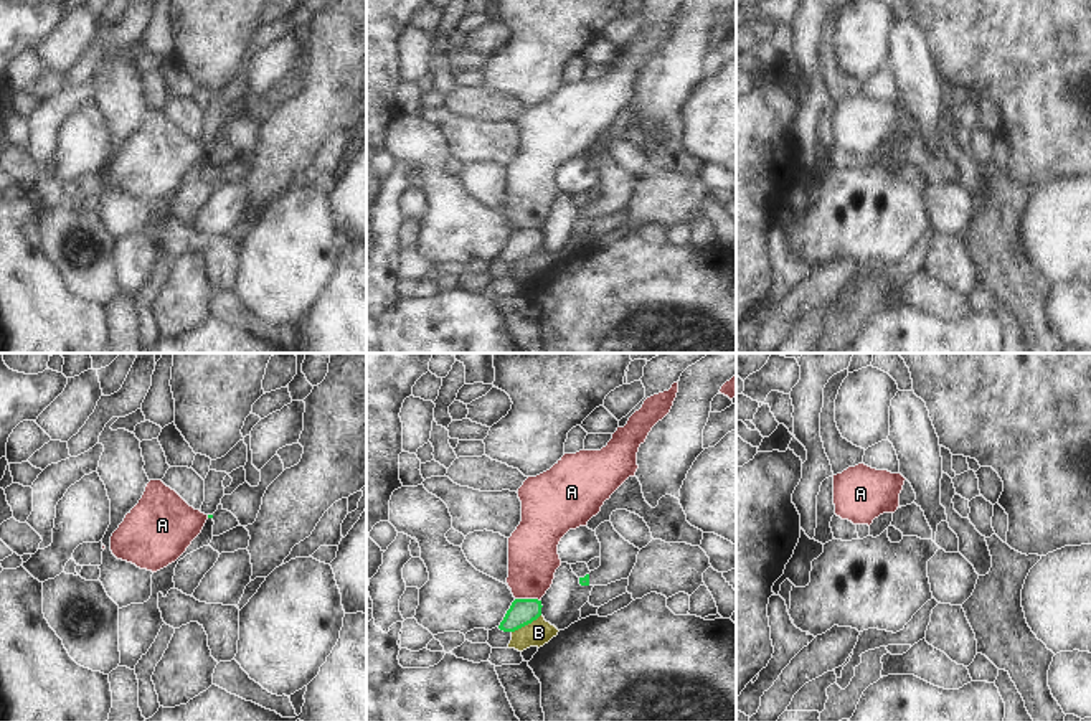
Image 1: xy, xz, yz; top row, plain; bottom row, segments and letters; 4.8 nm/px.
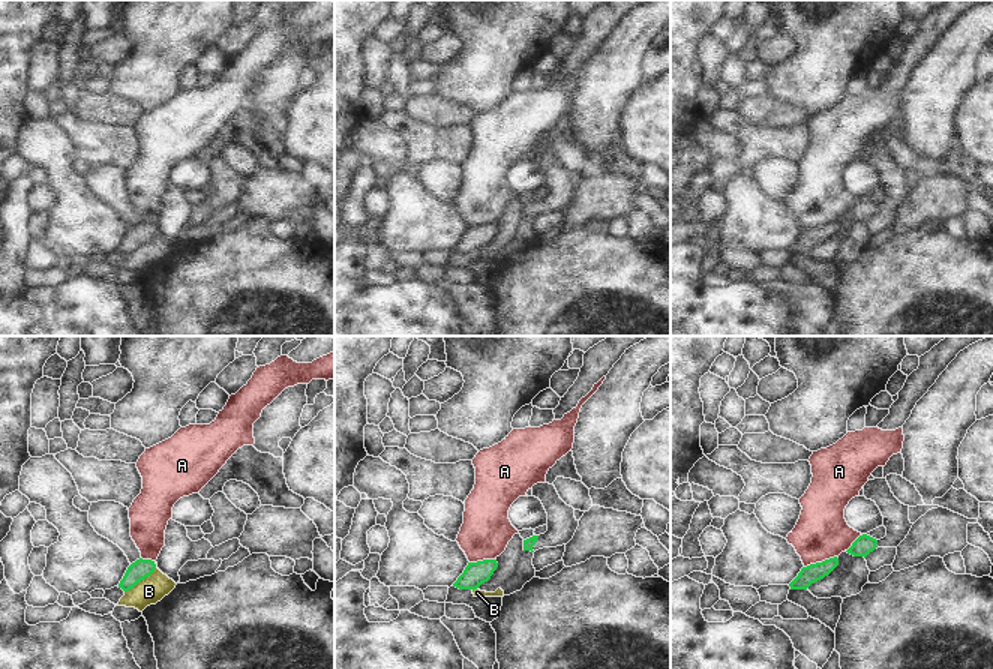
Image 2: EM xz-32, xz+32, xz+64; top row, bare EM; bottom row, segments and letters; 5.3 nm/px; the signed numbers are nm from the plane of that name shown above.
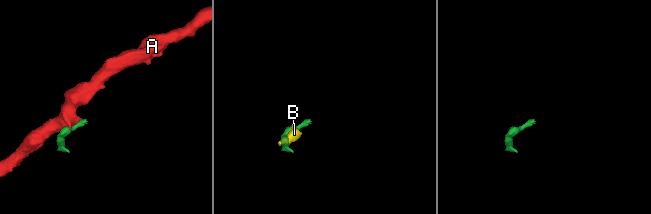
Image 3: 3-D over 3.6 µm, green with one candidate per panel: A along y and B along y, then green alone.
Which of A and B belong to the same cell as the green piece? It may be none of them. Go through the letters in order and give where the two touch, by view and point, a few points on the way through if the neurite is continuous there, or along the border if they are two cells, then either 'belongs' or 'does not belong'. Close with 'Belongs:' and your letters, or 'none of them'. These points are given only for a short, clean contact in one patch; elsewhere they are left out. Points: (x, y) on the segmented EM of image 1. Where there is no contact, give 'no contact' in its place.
A: xz (528, 599) | along xz (515, 598), (537, 598), (540, 601) | does not belong
B: xz (525, 624) | along xz (540, 614), (512, 632) | does not belong
Belongs: none of them

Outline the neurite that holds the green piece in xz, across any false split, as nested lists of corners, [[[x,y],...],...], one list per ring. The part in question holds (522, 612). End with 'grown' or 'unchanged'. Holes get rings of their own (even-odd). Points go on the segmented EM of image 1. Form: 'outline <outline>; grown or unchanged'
outline [[[515,599],[498,629],[515,632],[536,620],[541,615],[541,607],[541,601],[538,599]]]; unchanged

